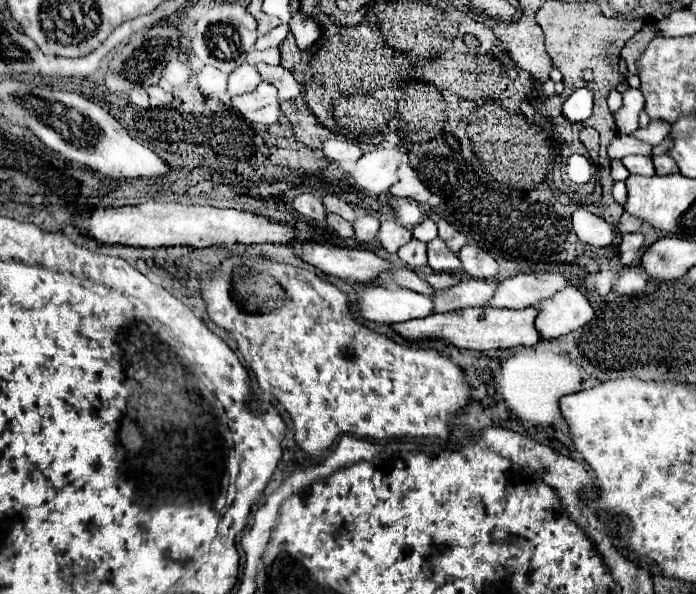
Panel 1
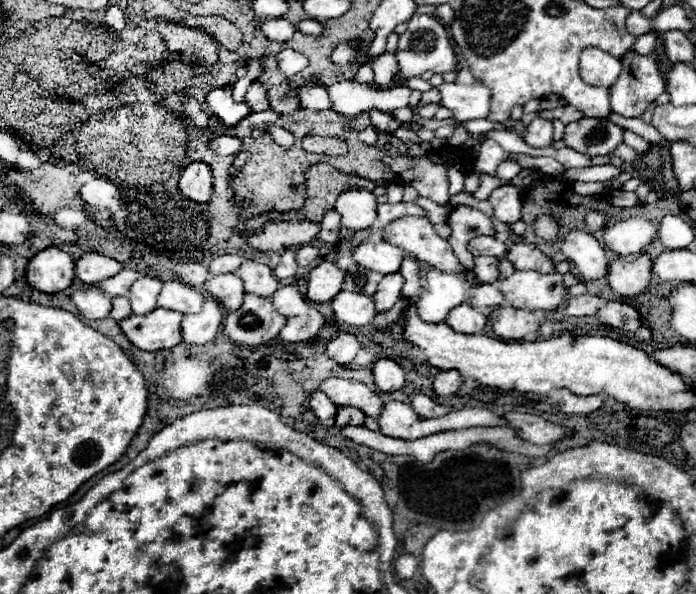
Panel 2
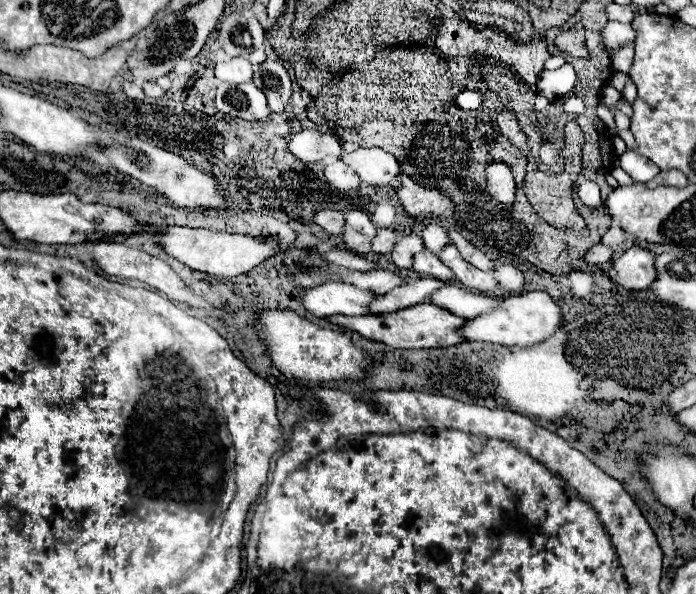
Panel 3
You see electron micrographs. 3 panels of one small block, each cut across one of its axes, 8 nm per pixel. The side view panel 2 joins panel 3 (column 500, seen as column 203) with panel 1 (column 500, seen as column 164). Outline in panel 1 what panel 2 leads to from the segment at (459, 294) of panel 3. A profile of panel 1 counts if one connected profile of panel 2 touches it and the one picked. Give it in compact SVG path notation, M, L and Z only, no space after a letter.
M516 274L498 282L498 288L490 298L490 306L528 308L566 286L568 284L560 274Z

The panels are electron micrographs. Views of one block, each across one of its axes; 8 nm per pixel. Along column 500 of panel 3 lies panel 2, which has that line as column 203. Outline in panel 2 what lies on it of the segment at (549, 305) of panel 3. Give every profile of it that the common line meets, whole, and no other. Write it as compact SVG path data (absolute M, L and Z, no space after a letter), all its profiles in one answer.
M204 300L202 312L186 314L182 318L182 340L186 344L206 344L212 342L222 324L220 304L214 300Z

